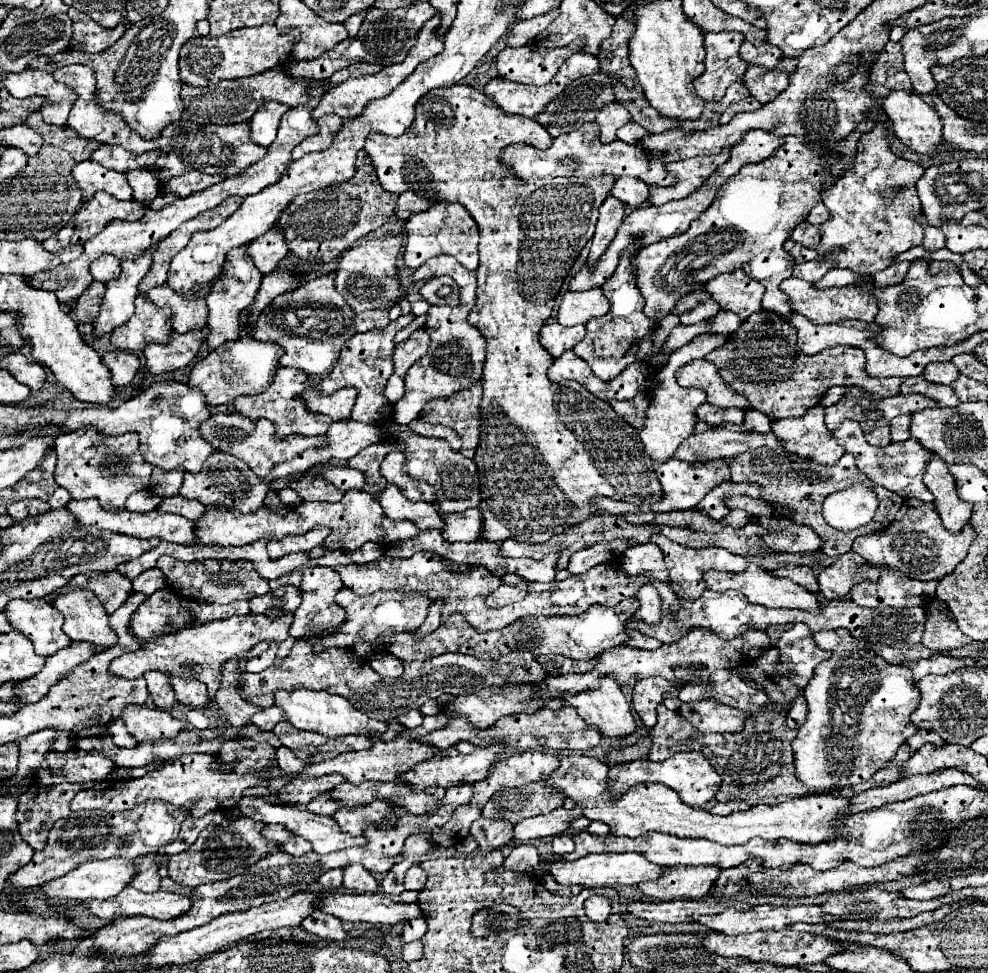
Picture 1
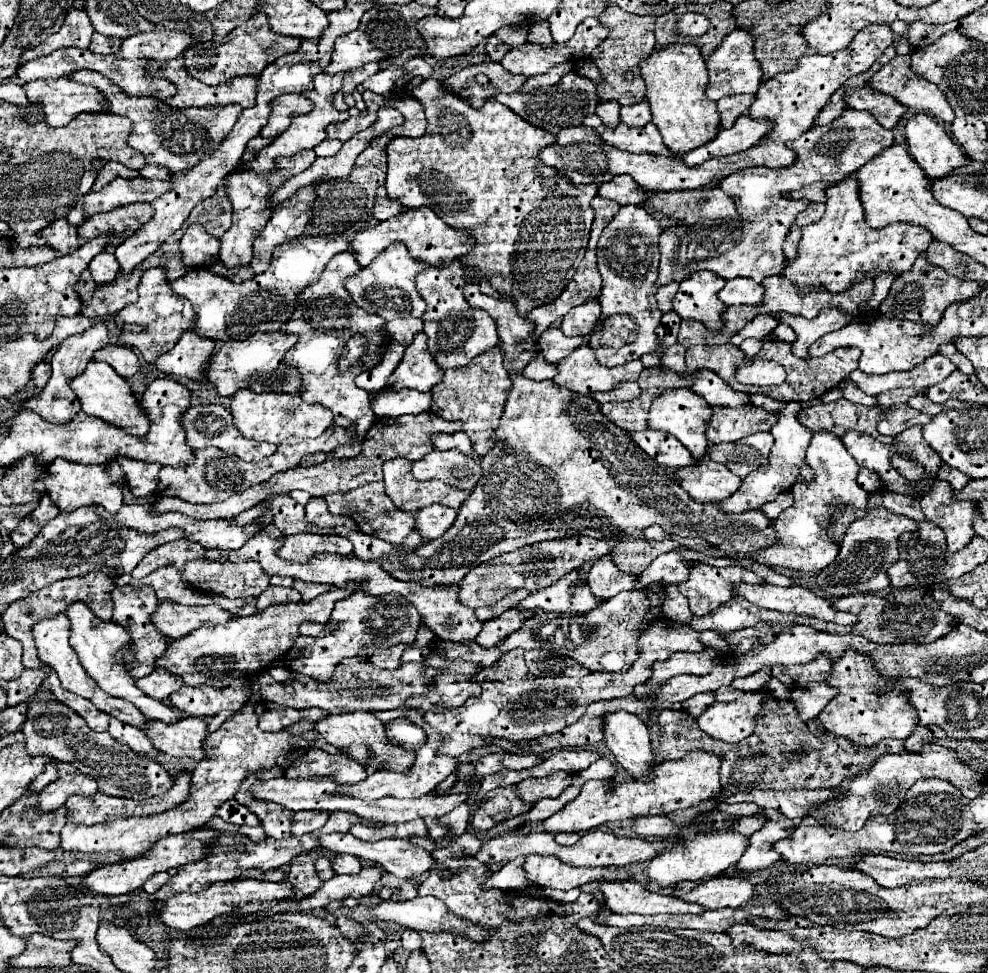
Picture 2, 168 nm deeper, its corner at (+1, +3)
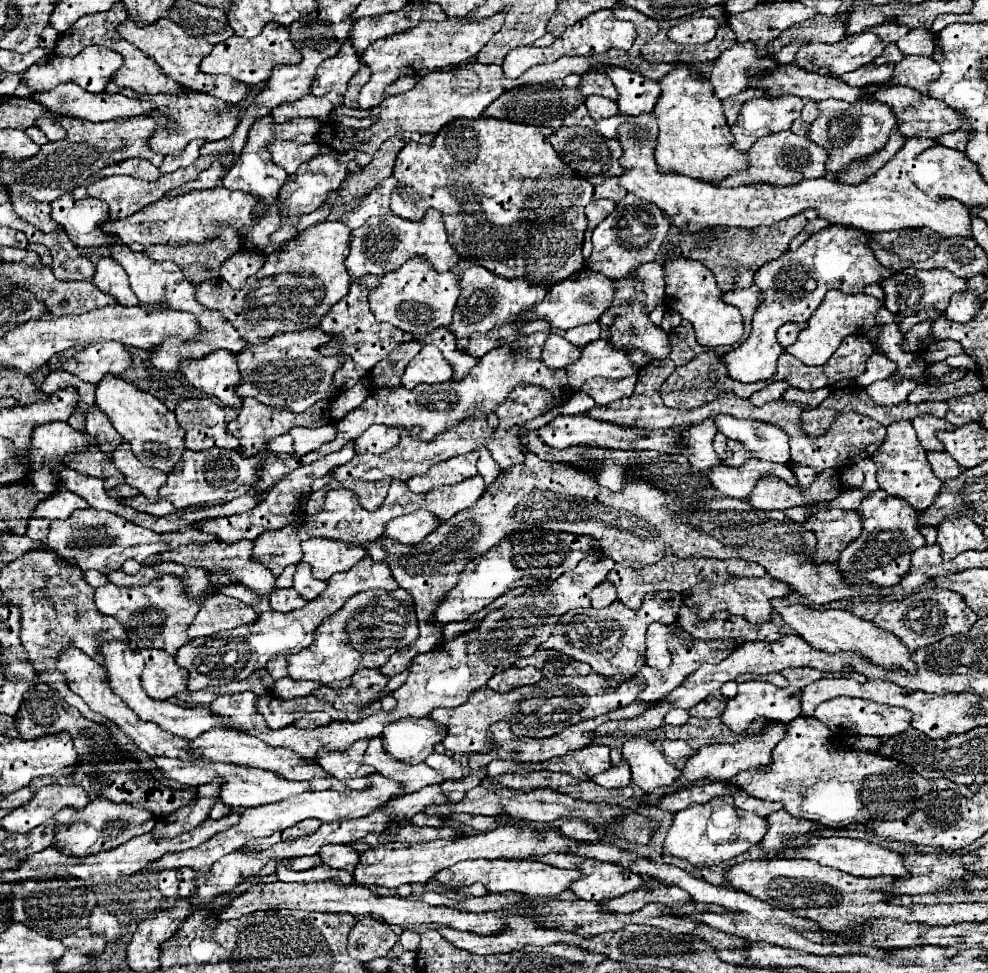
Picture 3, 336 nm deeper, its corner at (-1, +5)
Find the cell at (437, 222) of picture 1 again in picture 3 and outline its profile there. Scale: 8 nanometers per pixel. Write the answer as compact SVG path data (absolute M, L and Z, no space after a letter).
M430 209L422 221L406 221L392 213L370 217L362 227L352 231L350 253L344 265L352 279L362 279L364 275L382 277L388 271L400 269L412 257L428 259L428 263L436 271L450 271L460 261L458 253L448 243L448 235L440 211Z

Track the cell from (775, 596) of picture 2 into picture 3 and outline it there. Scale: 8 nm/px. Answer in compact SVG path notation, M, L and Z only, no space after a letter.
M772 599L772 607L780 613L784 623L788 623L800 637L806 639L812 647L826 651L826 653L858 653L860 657L868 659L872 665L880 665L884 669L904 669L908 675L916 675L916 663L912 659L912 651L892 633L878 629L870 621L864 621L850 611L840 609L812 609L804 605L790 605L790 601L784 599Z

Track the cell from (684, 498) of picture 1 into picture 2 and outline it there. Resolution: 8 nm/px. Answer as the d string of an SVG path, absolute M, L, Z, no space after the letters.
M702 461L702 465L682 467L674 471L676 483L698 503L718 503L740 487L736 477L726 465L714 461Z

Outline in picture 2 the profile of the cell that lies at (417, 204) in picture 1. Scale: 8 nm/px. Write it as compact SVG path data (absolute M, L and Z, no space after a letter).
M380 187L378 189L378 195L376 195L376 205L374 205L374 217L378 221L386 221L390 219L392 215L398 215L402 209L402 205L398 205L398 201L390 201L386 191Z

